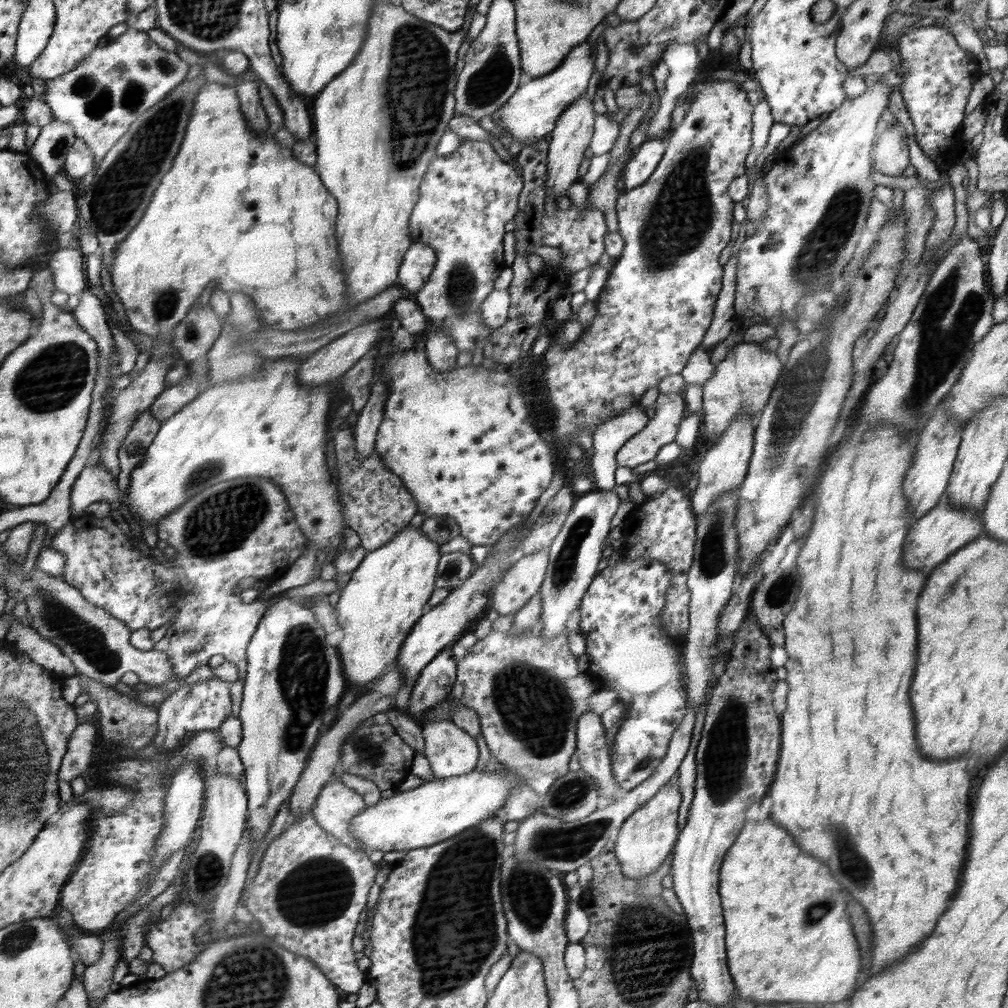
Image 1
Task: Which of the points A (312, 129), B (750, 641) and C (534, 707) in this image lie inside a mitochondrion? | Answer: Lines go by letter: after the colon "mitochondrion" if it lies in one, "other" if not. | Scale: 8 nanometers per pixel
A: other
B: other
C: mitochondrion

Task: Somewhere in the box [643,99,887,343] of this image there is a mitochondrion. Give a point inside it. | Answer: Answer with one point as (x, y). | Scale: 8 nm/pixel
(822, 249)

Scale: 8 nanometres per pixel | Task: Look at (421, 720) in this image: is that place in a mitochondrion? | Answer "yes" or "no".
no

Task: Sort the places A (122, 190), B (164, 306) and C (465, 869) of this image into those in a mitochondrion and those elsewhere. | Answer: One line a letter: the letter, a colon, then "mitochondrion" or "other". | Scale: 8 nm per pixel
A: mitochondrion
B: mitochondrion
C: mitochondrion

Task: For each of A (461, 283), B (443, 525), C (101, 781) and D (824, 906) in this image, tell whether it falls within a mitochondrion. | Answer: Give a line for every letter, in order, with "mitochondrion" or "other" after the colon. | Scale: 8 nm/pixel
A: mitochondrion
B: other
C: other
D: mitochondrion

